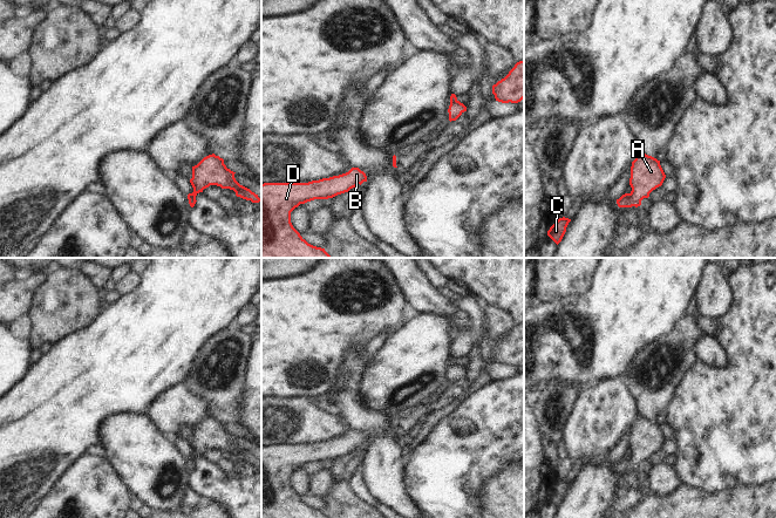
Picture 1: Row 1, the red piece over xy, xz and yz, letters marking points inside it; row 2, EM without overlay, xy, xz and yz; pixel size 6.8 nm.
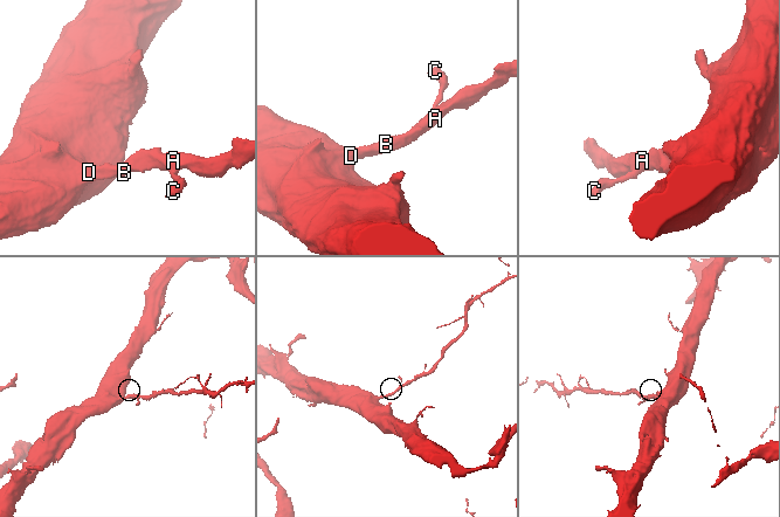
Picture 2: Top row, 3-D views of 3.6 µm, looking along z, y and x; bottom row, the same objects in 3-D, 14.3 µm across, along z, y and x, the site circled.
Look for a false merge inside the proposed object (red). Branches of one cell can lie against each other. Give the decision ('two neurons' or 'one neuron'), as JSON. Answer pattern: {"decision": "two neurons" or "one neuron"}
{"decision": "one neuron"}

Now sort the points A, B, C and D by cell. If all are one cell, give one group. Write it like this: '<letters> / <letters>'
A B C D

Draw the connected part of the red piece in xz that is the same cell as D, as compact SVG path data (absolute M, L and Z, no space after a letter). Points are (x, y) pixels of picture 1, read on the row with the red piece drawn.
M359 168L348 172L312 180L308 183L264 183L261 184L261 258L332 258L325 248L308 244L291 223L291 212L300 204L314 199L328 199L348 192L367 182L367 176Z

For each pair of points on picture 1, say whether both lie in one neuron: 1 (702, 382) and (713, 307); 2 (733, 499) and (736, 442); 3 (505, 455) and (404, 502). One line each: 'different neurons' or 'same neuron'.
1: different neurons
2: different neurons
3: different neurons

